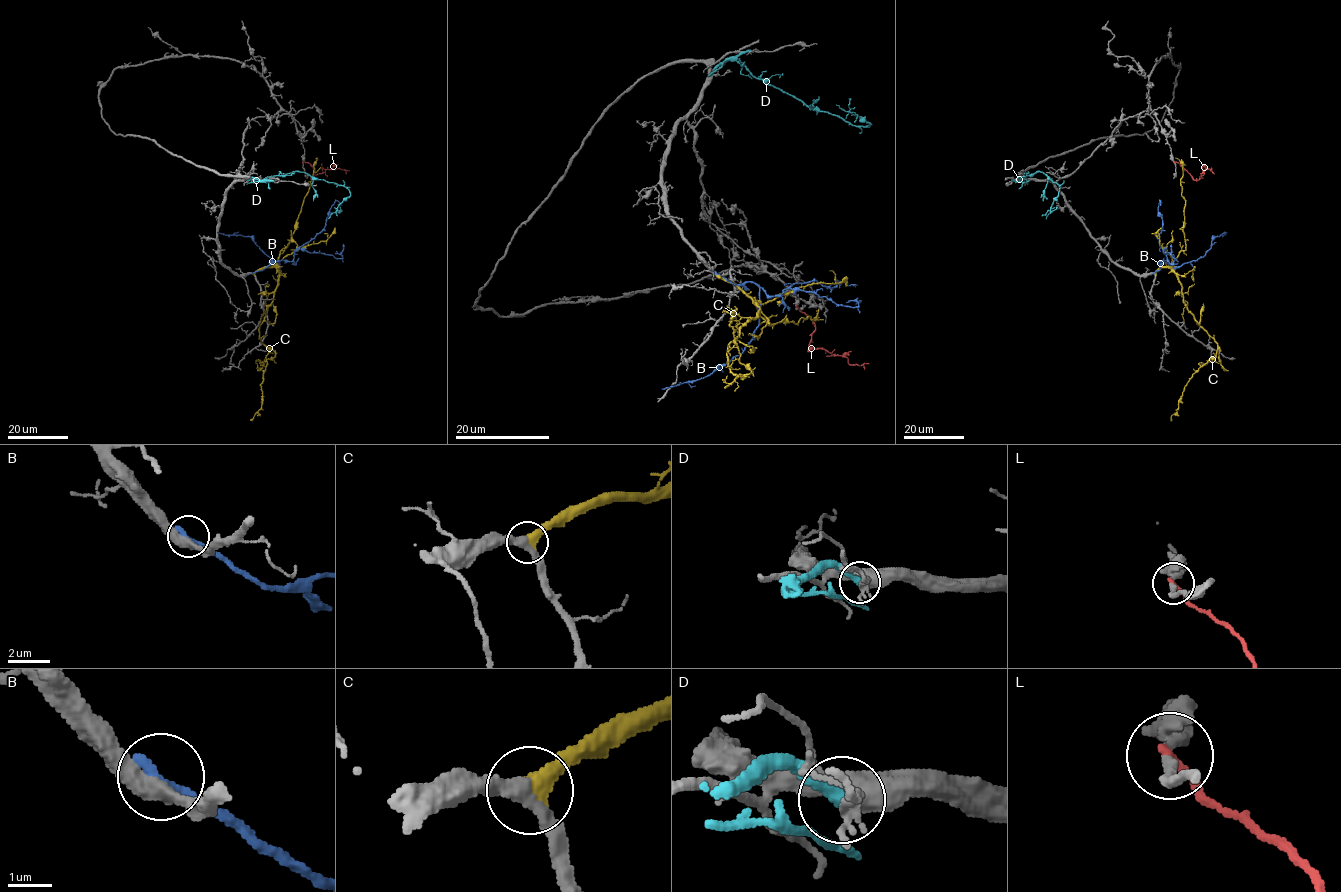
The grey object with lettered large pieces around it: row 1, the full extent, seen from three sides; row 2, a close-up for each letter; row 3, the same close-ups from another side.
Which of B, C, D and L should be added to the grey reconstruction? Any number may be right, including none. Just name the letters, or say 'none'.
C

